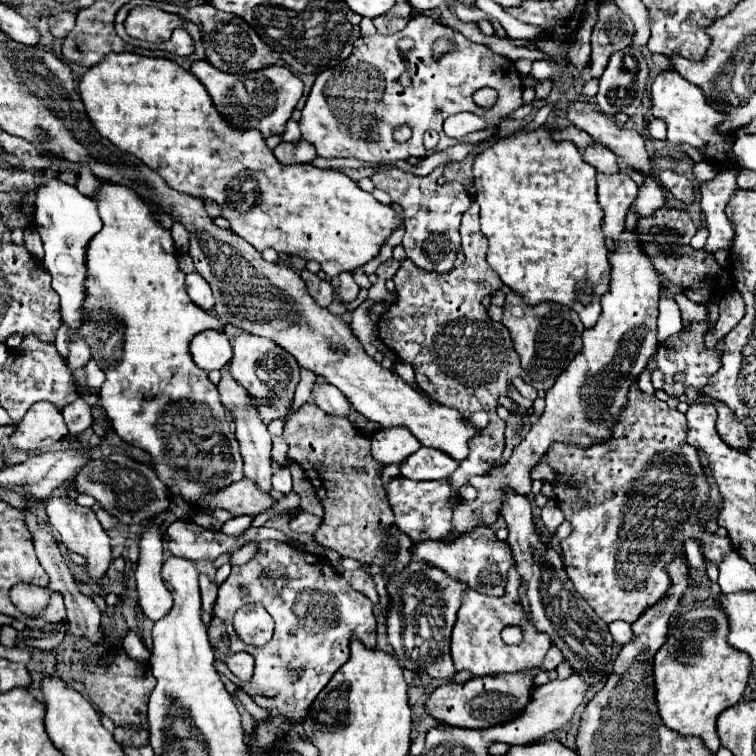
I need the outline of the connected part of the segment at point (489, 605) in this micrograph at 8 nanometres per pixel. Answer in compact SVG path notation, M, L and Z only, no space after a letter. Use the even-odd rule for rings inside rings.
M510 567L508 571L508 583L506 583L506 595L502 597L490 597L476 593L474 589L466 589L462 607L458 611L458 619L452 631L452 661L458 671L466 669L472 675L496 675L496 673L506 673L506 671L538 671L540 665L544 663L544 655L552 645L552 639L538 631L526 617L522 603L520 603L520 573L518 567ZM506 625L520 625L524 631L524 639L518 645L506 645L500 637L500 631Z

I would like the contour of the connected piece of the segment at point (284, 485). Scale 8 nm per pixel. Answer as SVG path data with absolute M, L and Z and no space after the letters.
M280 469L280 471L276 471L274 477L272 477L272 485L274 485L276 491L280 491L280 493L284 493L284 495L290 493L290 491L292 491L290 471L288 471L288 469Z

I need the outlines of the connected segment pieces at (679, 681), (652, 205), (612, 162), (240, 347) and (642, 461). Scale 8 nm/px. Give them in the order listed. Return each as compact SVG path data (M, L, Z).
M696 607L672 619L668 641L654 657L656 699L662 721L682 735L700 737L714 753L720 747L716 719L742 699L752 671L752 659L728 643L728 633L730 623L722 609Z
M646 177L644 187L640 187L638 197L632 205L638 211L638 217L644 217L644 215L652 215L664 203L666 203L666 195L664 195L662 187L658 185L658 181L652 177Z
M592 143L590 147L584 149L584 159L586 163L590 163L598 173L604 175L614 175L620 171L616 155L612 151L608 151L608 147L602 147L600 143Z
M240 333L234 339L234 357L230 361L230 375L244 387L248 389L248 393L256 395L256 397L276 397L276 415L274 411L264 411L260 409L260 419L264 423L278 419L282 415L286 415L290 411L290 403L294 399L294 389L300 381L300 365L298 361L284 351L280 345L276 345L270 339L258 337L258 335L250 335L250 333Z
M632 383L628 389L628 401L606 441L592 443L590 447L556 441L544 455L544 461L556 473L552 485L558 507L572 523L572 533L560 541L566 573L576 591L590 603L604 623L618 619L634 623L646 609L654 607L668 595L672 587L668 563L678 557L686 539L694 539L700 545L704 559L714 565L720 565L724 555L732 553L730 539L720 539L718 535L708 533L704 523L698 519L708 501L710 485L700 465L698 449L686 443L686 435L688 427L684 413L670 409L656 395L646 395L638 383Z

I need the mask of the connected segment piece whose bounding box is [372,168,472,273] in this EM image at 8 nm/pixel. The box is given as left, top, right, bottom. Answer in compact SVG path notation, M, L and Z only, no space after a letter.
M397 168L381 170L372 177L372 182L376 188L384 189L392 200L404 209L404 225L406 225L406 235L404 235L404 249L406 255L422 269L426 271L436 271L444 273L450 271L458 251L460 251L460 219L462 213L470 207L472 197L468 197L466 189L458 181L450 181L446 185L438 185L438 169L430 173L428 177L416 177L411 173L403 172Z

